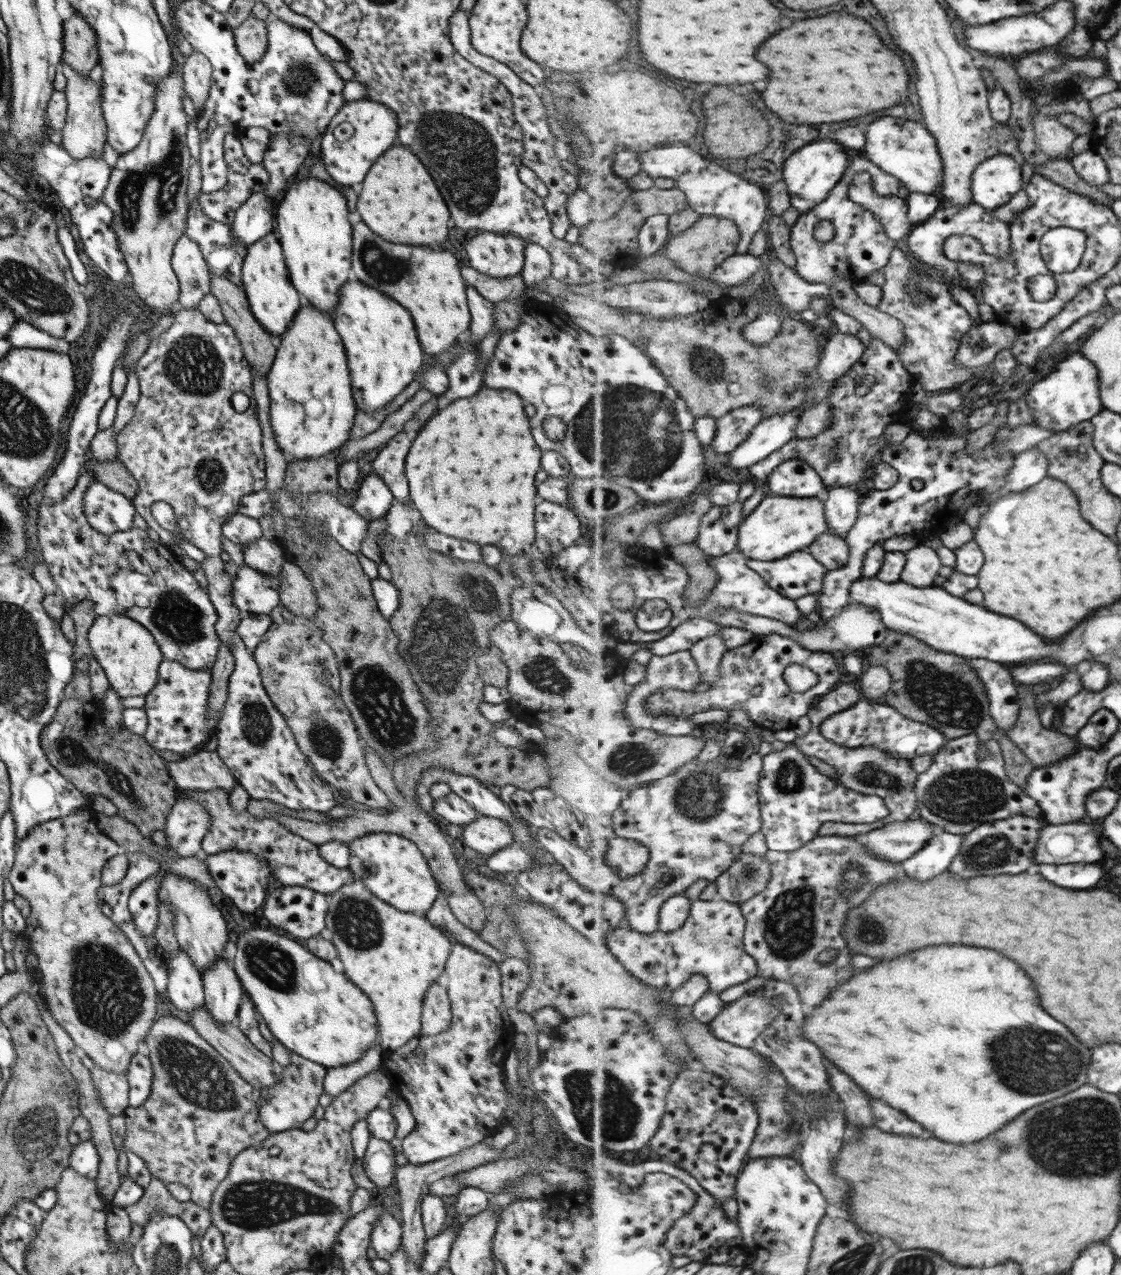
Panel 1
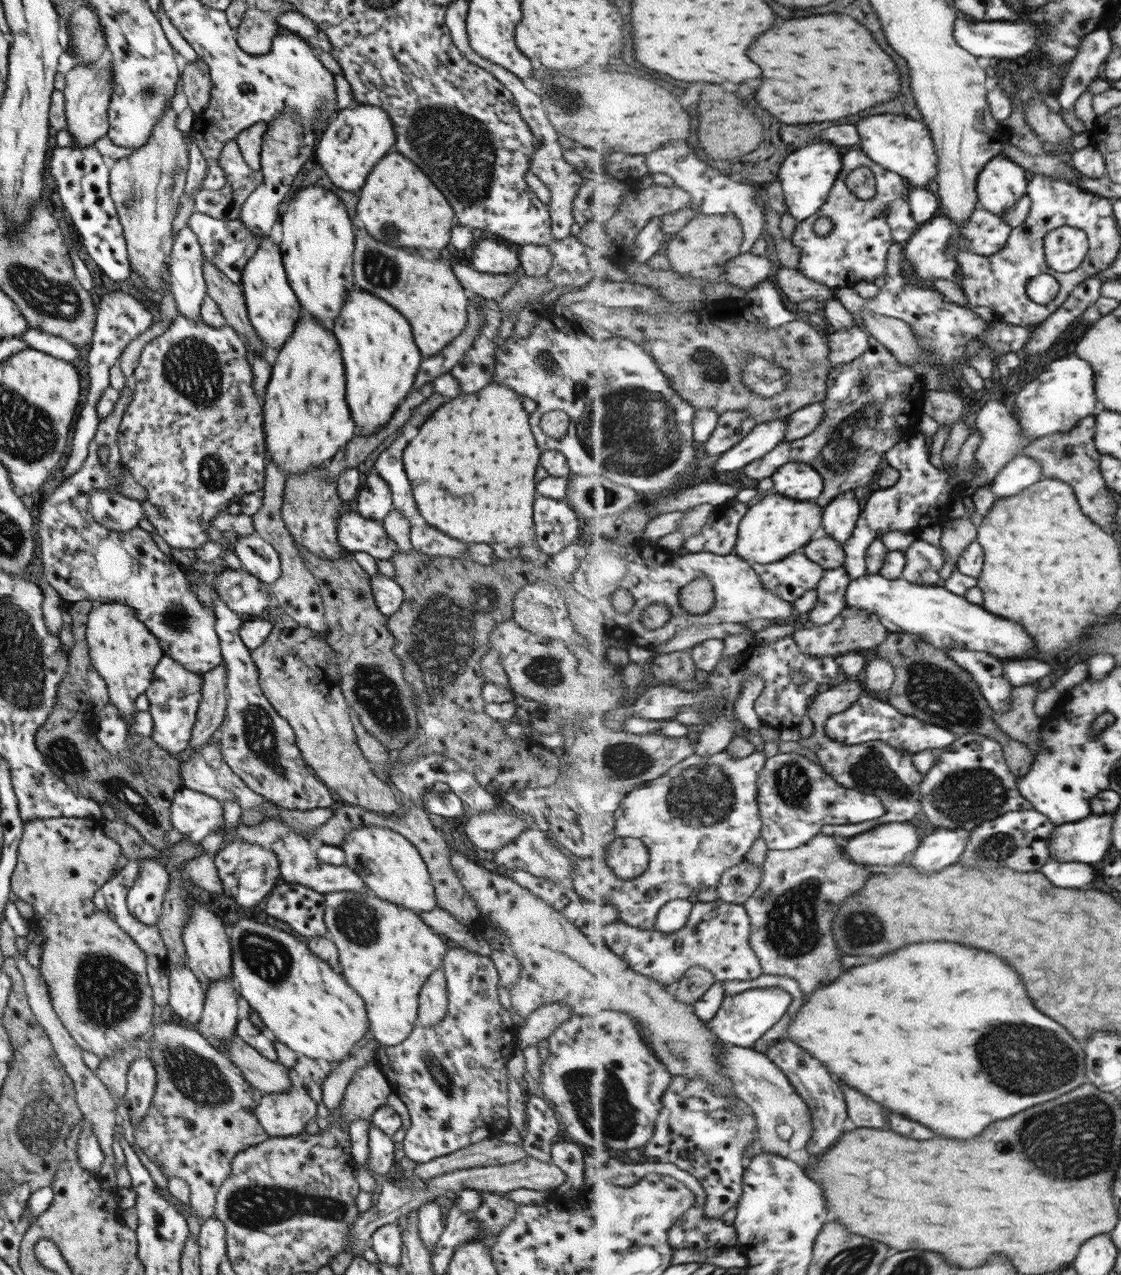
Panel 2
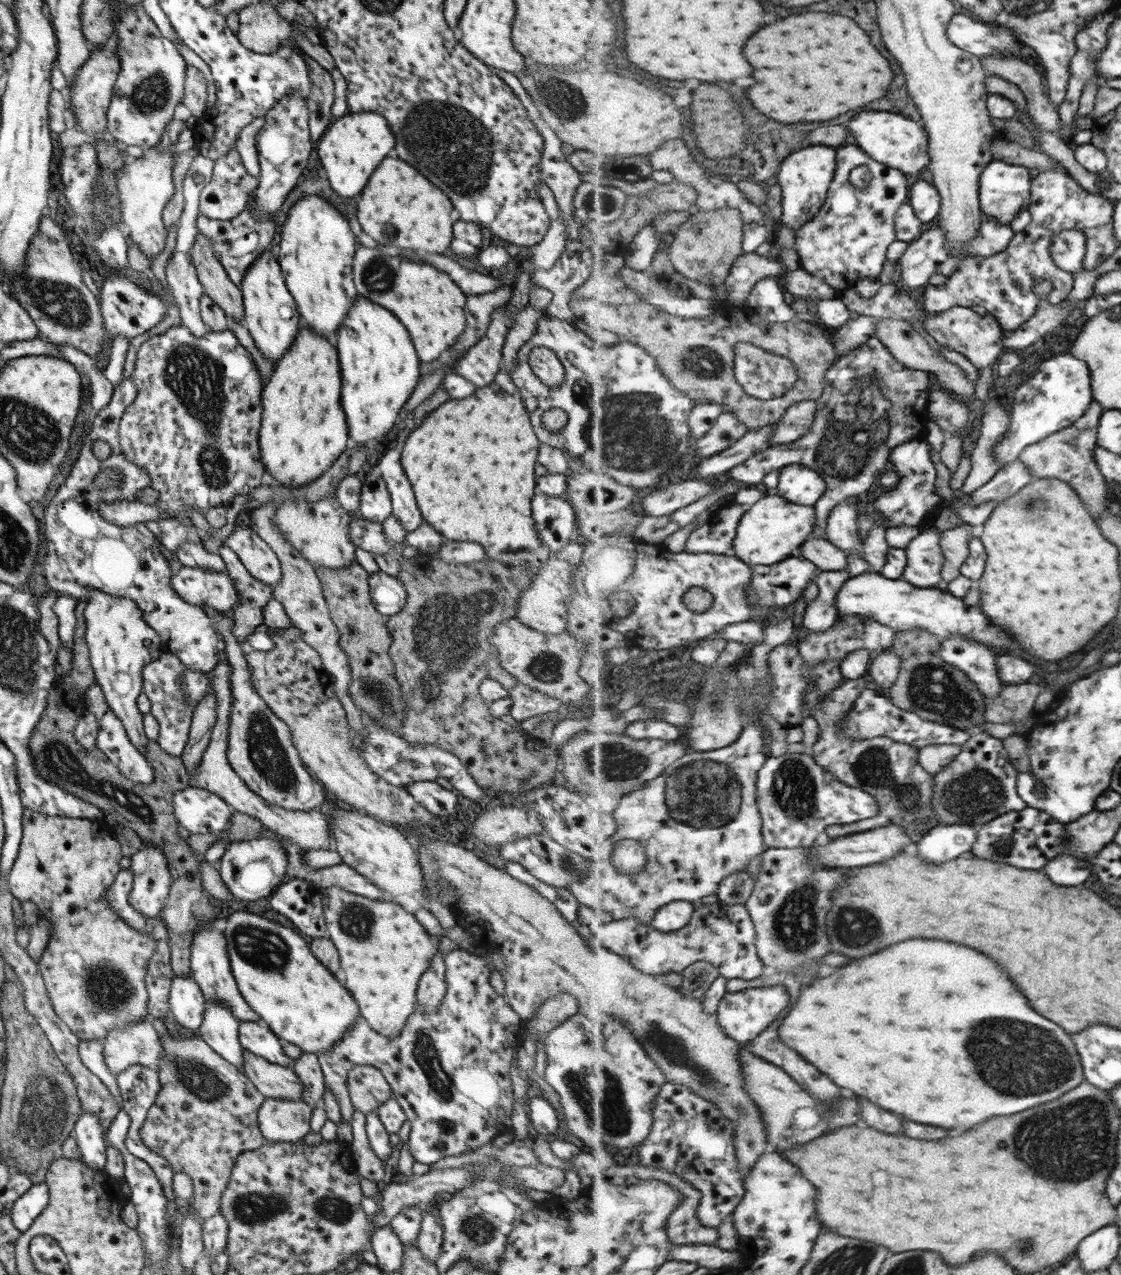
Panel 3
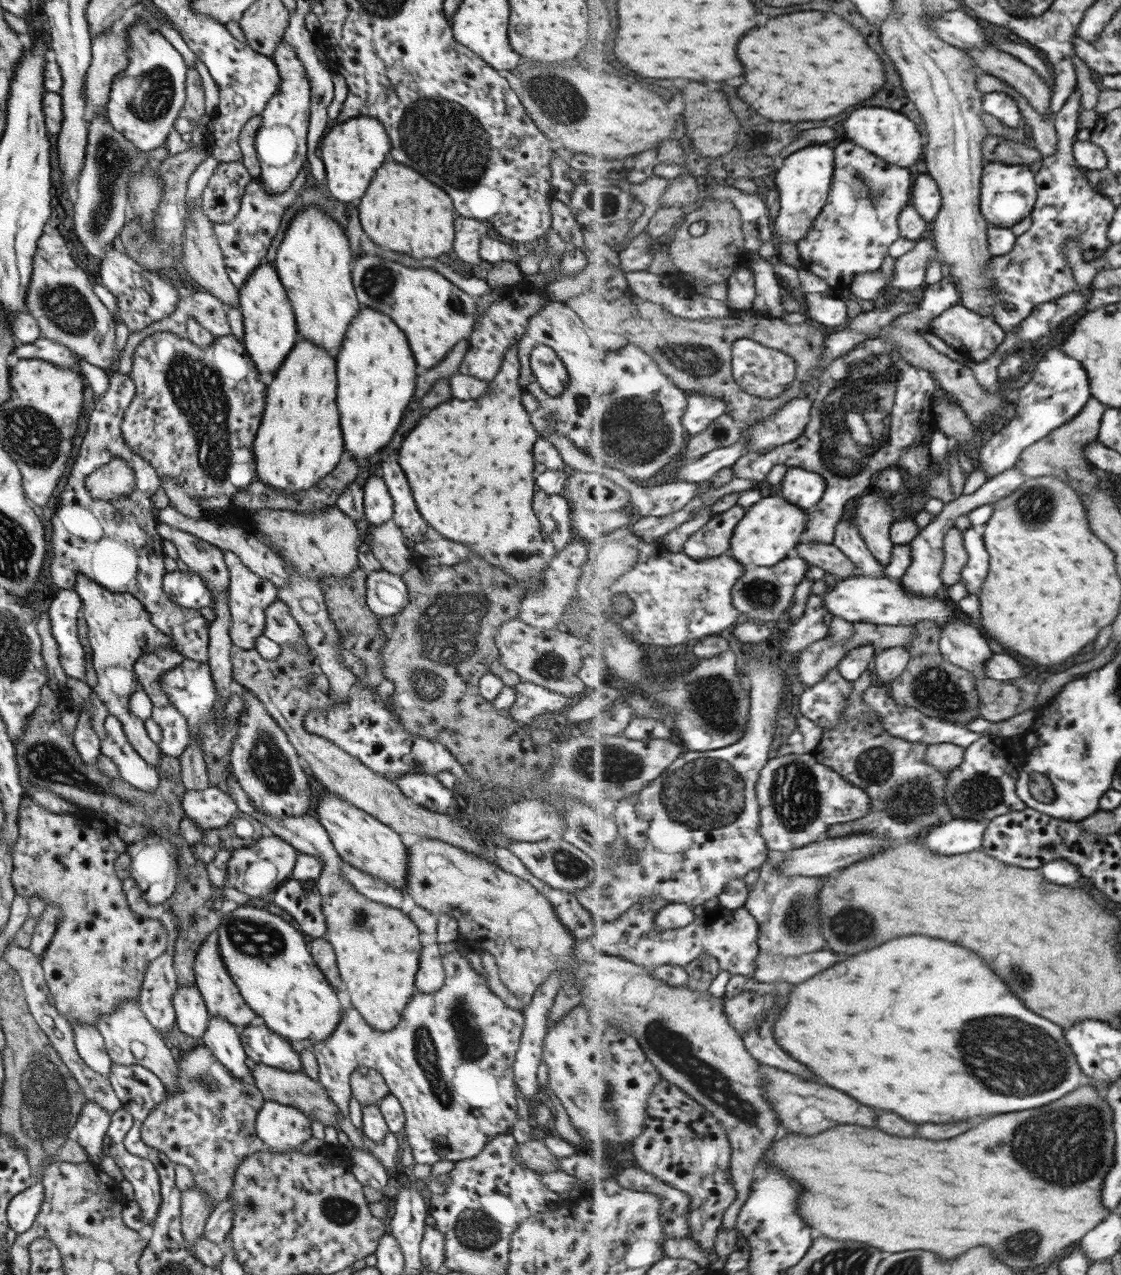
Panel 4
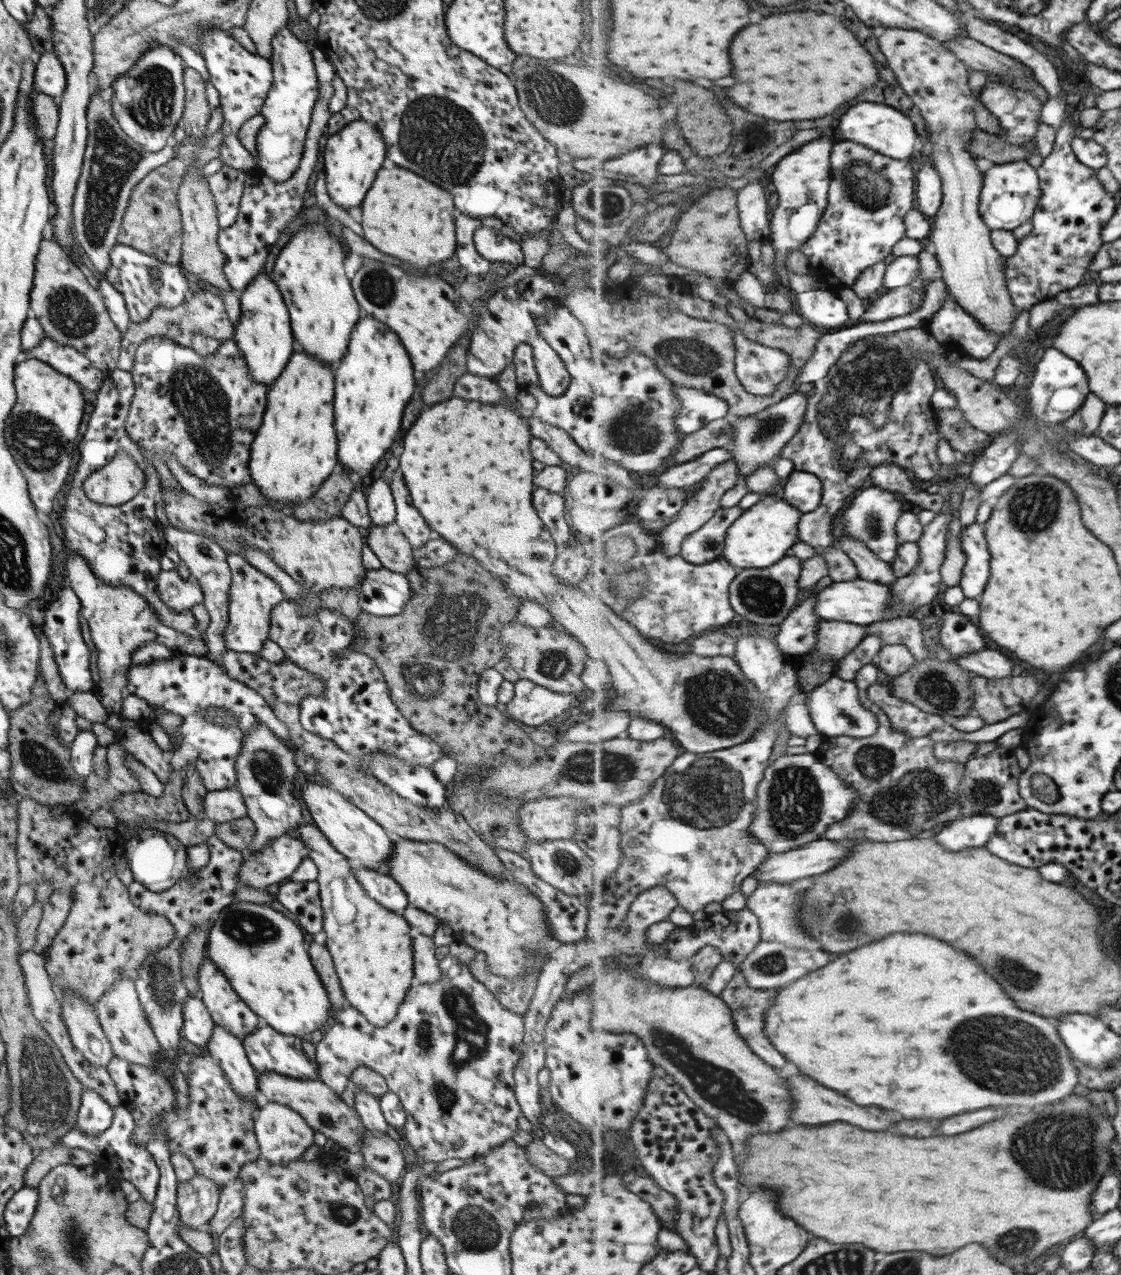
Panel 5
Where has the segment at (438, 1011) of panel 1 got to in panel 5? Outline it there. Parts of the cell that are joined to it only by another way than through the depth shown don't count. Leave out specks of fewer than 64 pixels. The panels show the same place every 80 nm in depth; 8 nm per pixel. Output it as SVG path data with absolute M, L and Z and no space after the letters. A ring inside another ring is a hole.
M420 933L413 935L413 974L419 984L435 983L441 977L435 948L431 937Z

